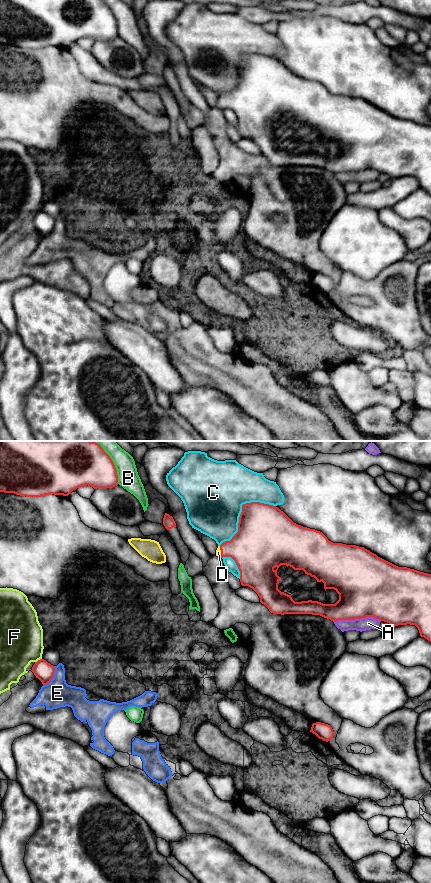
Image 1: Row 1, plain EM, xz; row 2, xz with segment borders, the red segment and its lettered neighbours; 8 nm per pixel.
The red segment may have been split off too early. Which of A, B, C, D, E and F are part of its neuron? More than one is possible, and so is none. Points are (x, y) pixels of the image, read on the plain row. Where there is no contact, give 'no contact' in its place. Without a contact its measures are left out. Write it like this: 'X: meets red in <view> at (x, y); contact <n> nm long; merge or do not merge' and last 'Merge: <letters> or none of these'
A: meets red in xz at (357, 170); contact 380 nm long; do not merge
B: meets red in xz at (114, 18); contact 320 nm long; do not merge
C: meets red in xz at (242, 63); contact 550 nm long; do not merge
D: meets red in xz at (221, 103); contact 90 nm long; do not merge
E: meets red in xz at (53, 228); contact 190 nm long; do not merge
F: meets red in xz at (38, 212); contact 70 nm long; do not merge
Merge: none of these

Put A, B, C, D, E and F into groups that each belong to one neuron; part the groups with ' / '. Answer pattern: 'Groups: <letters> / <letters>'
Groups: A / B / C / D E F

